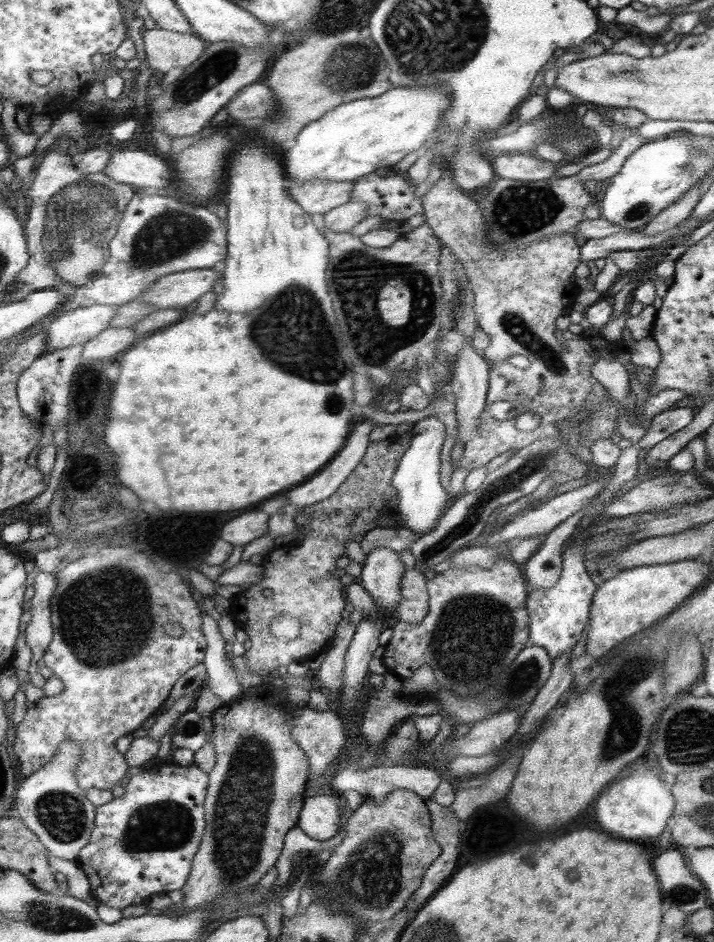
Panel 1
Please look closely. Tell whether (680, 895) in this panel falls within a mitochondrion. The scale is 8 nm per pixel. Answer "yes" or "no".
yes

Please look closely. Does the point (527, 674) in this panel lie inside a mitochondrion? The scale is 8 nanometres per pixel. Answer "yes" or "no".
yes

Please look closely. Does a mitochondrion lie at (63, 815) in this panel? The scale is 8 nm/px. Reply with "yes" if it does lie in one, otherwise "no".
yes

